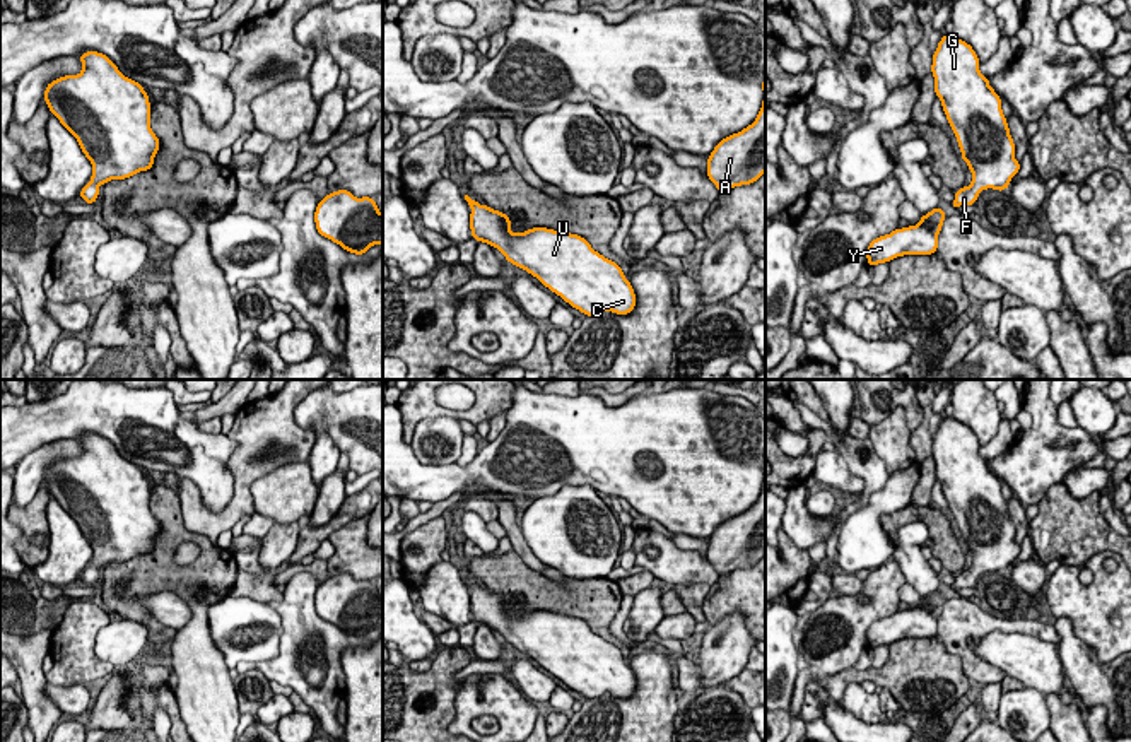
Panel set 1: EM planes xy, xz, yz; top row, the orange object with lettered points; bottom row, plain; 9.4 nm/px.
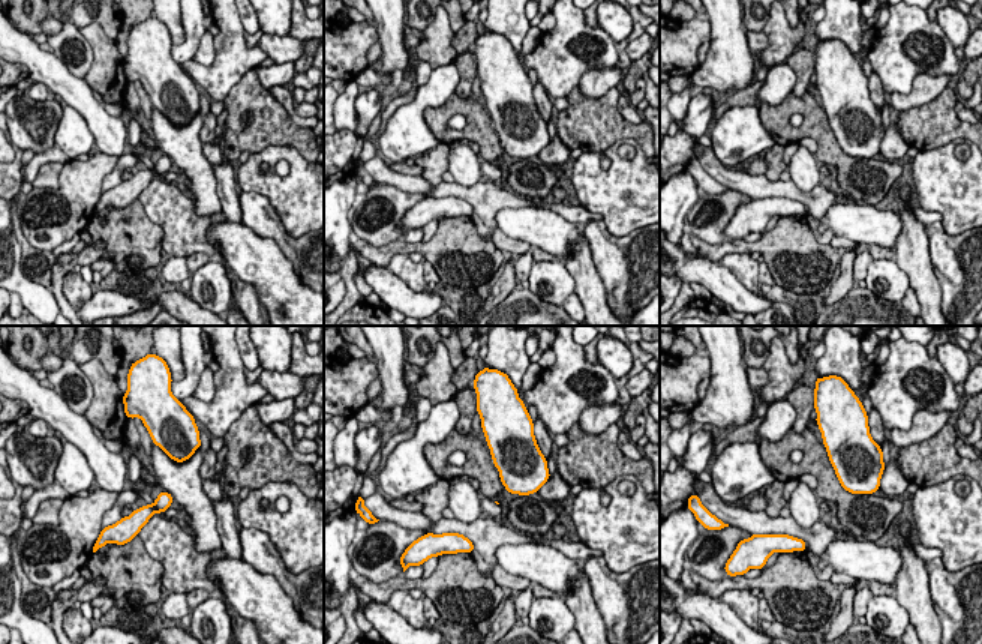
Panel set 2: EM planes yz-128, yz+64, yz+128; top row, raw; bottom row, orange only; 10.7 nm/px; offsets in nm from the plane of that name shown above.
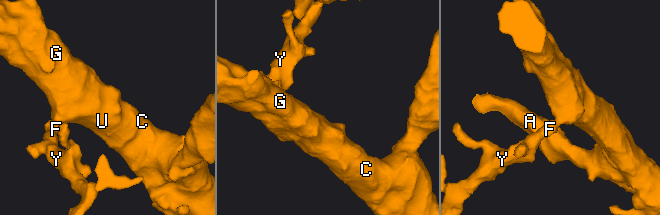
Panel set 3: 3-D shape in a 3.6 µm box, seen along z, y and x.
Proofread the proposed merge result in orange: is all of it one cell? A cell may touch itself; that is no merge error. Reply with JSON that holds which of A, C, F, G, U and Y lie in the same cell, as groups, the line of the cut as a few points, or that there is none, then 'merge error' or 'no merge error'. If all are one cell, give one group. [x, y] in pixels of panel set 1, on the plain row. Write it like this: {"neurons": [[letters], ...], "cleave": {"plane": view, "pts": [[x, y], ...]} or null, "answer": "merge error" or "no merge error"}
{"neurons": [["A", "C", "F", "G", "U", "Y"]], "cleave": null, "answer": "no merge error"}

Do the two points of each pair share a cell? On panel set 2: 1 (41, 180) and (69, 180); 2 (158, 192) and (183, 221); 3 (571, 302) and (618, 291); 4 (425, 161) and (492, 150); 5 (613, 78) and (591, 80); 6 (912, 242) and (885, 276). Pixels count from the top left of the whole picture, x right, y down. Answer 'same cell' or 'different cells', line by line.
1: different cells
2: same cell
3: different cells
4: different cells
5: same cell
6: different cells

